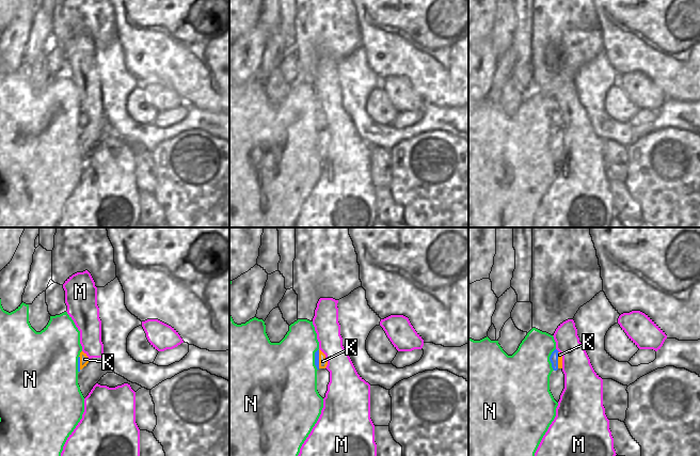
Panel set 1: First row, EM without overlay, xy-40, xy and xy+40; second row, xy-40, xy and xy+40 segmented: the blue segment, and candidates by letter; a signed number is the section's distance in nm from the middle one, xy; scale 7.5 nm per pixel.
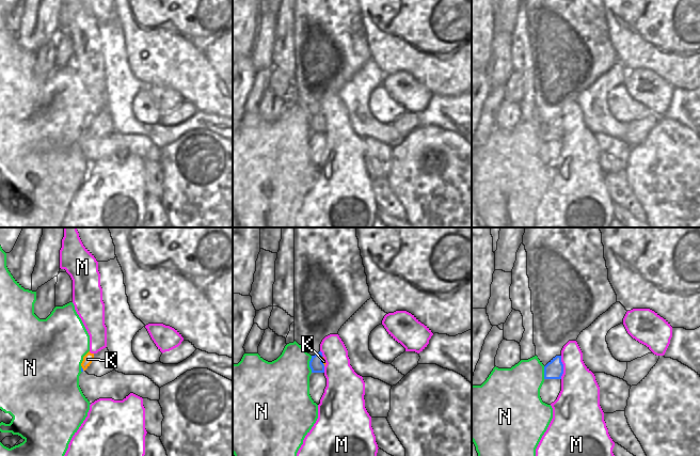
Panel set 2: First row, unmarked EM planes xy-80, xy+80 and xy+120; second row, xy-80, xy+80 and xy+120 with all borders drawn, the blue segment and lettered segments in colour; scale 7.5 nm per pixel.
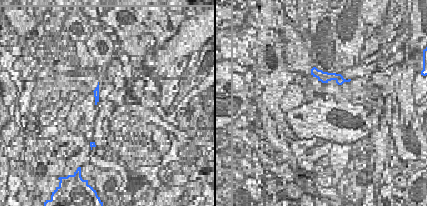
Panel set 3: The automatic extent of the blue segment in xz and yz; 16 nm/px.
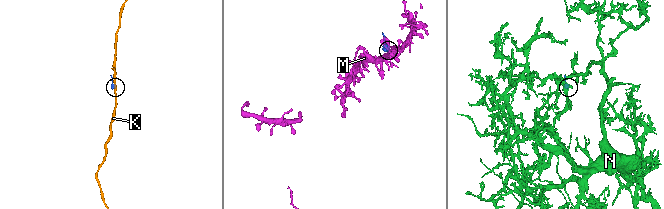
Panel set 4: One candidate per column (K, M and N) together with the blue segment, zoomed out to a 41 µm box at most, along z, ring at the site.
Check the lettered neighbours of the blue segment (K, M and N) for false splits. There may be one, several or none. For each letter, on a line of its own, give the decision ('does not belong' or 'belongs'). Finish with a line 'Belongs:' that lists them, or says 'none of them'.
K: belongs
M: does not belong
N: does not belong
Belongs: K

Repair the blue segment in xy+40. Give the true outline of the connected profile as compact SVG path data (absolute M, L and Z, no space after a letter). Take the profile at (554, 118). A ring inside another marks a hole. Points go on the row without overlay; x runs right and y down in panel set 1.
M557 110L552 113L550 122L554 131L562 129L562 115Z

